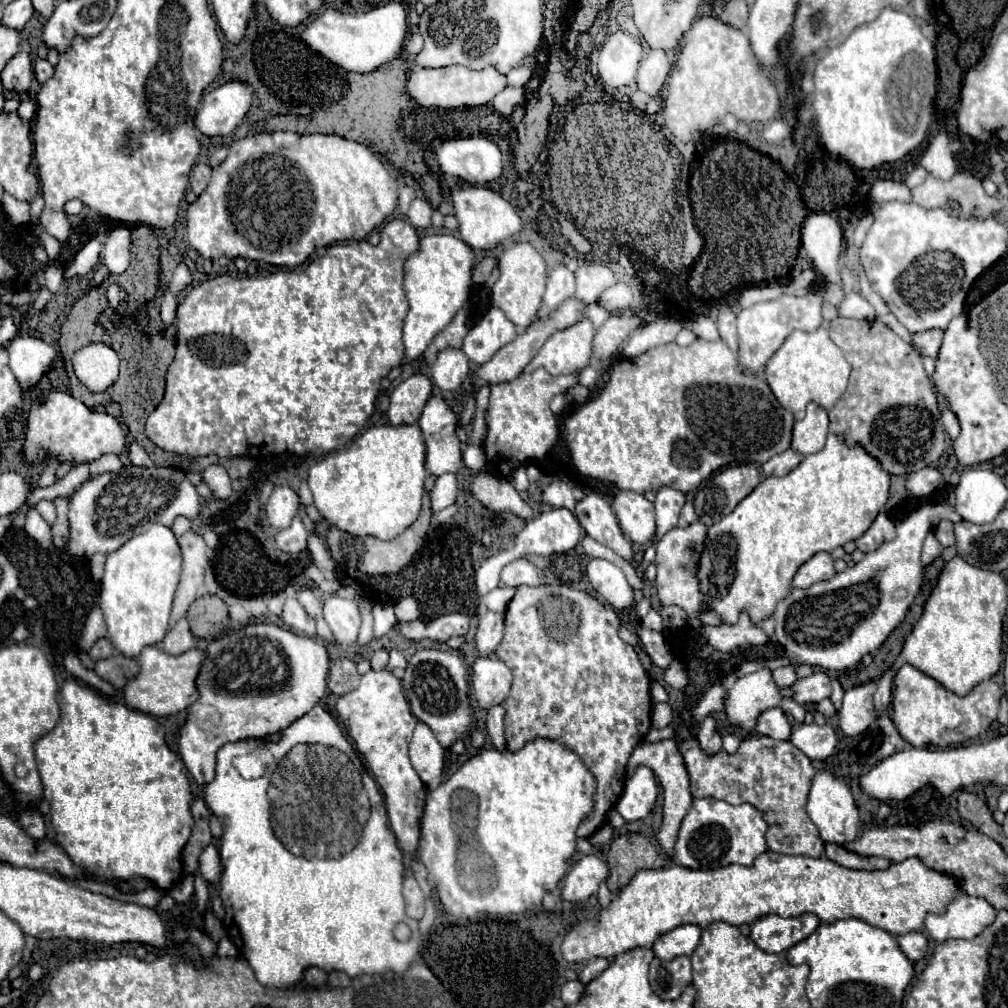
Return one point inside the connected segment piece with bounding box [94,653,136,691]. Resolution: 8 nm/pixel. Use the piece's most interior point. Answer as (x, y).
(115, 669)

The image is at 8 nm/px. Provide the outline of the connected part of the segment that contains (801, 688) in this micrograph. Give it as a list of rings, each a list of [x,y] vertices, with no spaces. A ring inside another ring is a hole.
[[[816,669],[808,679],[798,679],[794,685],[794,701],[798,701],[800,705],[808,705],[808,703],[820,703],[822,699],[830,697],[832,689],[830,689],[830,675]]]

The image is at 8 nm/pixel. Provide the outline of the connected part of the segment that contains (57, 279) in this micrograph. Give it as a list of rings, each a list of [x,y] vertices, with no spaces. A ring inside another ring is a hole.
[[[48,265],[45,269],[45,287],[53,294],[57,292],[64,279],[63,271],[63,268],[56,265]]]

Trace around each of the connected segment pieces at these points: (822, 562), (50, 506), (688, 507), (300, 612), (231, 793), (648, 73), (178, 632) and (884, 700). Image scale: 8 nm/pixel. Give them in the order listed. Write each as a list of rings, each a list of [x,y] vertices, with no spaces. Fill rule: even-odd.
[[[816,553],[804,565],[800,565],[800,569],[796,571],[796,575],[792,579],[792,587],[808,589],[818,581],[832,579],[834,575],[836,575],[836,571],[834,571],[832,555],[830,553]]]
[[[40,501],[38,505],[36,505],[36,511],[50,523],[50,525],[54,525],[54,521],[56,521],[56,507],[54,507],[54,503],[52,501]]]
[[[688,501],[688,503],[684,505],[684,509],[682,509],[682,513],[680,513],[678,527],[686,527],[686,525],[690,525],[690,523],[694,523],[694,521],[696,521],[696,513],[694,513],[694,507],[692,507],[692,503]]]
[[[288,599],[284,603],[282,619],[296,633],[302,633],[302,635],[308,635],[308,637],[316,635],[316,623],[314,623],[314,619],[304,611],[304,607],[296,599]]]
[[[316,705],[308,715],[304,715],[302,719],[298,719],[292,727],[288,727],[284,733],[282,733],[282,739],[278,741],[278,743],[272,743],[272,741],[244,741],[244,743],[226,743],[220,751],[218,751],[218,763],[216,763],[216,779],[212,781],[212,783],[208,783],[206,785],[206,789],[204,789],[204,801],[206,801],[206,805],[210,807],[210,811],[224,823],[224,835],[222,835],[222,845],[220,845],[220,859],[222,859],[222,867],[224,867],[224,875],[222,875],[222,879],[220,879],[220,897],[222,897],[222,901],[224,901],[224,909],[226,909],[226,917],[224,917],[224,929],[226,929],[226,935],[228,935],[228,939],[236,945],[236,949],[238,949],[238,953],[250,963],[250,967],[254,969],[254,973],[256,973],[256,979],[260,981],[260,983],[264,983],[266,987],[292,987],[292,985],[296,985],[298,981],[300,981],[300,977],[304,975],[304,971],[308,969],[308,967],[318,967],[318,969],[324,969],[324,971],[344,971],[346,975],[350,975],[350,977],[356,977],[356,975],[374,975],[374,973],[384,973],[384,971],[396,971],[396,973],[404,973],[408,967],[410,967],[410,963],[414,961],[414,957],[418,955],[418,921],[414,921],[414,919],[410,919],[408,915],[406,915],[406,907],[404,907],[404,897],[402,897],[402,879],[404,879],[404,865],[402,865],[402,853],[400,853],[400,849],[398,849],[398,845],[396,845],[396,837],[392,835],[392,831],[388,829],[388,813],[386,813],[386,807],[384,807],[384,797],[382,797],[382,793],[378,791],[378,785],[374,783],[374,779],[366,773],[366,769],[364,769],[364,765],[360,763],[360,759],[358,759],[358,755],[356,755],[356,759],[354,759],[354,749],[352,749],[352,745],[348,743],[348,739],[342,735],[342,729],[338,727],[338,723],[332,719],[332,715],[324,709],[324,707],[320,707],[320,705]],[[296,743],[322,743],[322,745],[330,745],[330,747],[336,747],[336,749],[340,749],[340,751],[344,751],[346,755],[350,755],[352,759],[354,759],[354,763],[356,763],[356,767],[358,767],[358,771],[360,771],[360,775],[362,775],[362,783],[364,783],[364,789],[366,789],[366,793],[368,793],[368,797],[370,797],[370,819],[368,819],[368,823],[366,823],[366,827],[364,827],[364,833],[362,833],[362,839],[360,841],[348,841],[350,845],[348,845],[348,849],[344,849],[344,851],[330,851],[326,857],[316,857],[316,859],[304,859],[304,857],[296,857],[296,855],[292,855],[290,851],[286,851],[284,849],[284,845],[272,835],[272,829],[270,829],[270,803],[268,803],[268,797],[266,797],[266,789],[268,789],[268,779],[270,779],[270,773],[274,771],[274,763],[268,767],[268,771],[266,771],[266,775],[264,777],[260,777],[260,779],[242,779],[240,775],[238,775],[238,771],[232,767],[232,759],[234,759],[234,755],[246,755],[246,753],[250,753],[250,749],[258,749],[260,745],[262,745],[262,749],[270,755],[270,757],[274,757],[274,761],[280,761],[282,759],[282,755],[286,755]],[[400,921],[404,921],[410,929],[412,929],[412,937],[406,941],[406,943],[400,943],[400,941],[396,941],[394,939],[394,935],[392,935],[392,931],[394,931],[394,927],[396,927],[396,923],[400,923]]]
[[[650,51],[644,61],[638,67],[638,75],[636,75],[636,85],[640,91],[648,93],[648,95],[658,95],[666,75],[670,73],[670,57],[664,51]]]
[[[184,617],[176,623],[176,627],[162,641],[164,651],[170,653],[170,655],[182,655],[188,649],[192,649],[194,645],[196,645],[196,637],[192,635],[192,631],[188,627],[188,621]]]
[[[890,667],[880,679],[878,679],[878,689],[874,693],[874,707],[878,715],[884,715],[890,709],[892,703],[892,681],[894,681],[896,669]]]

